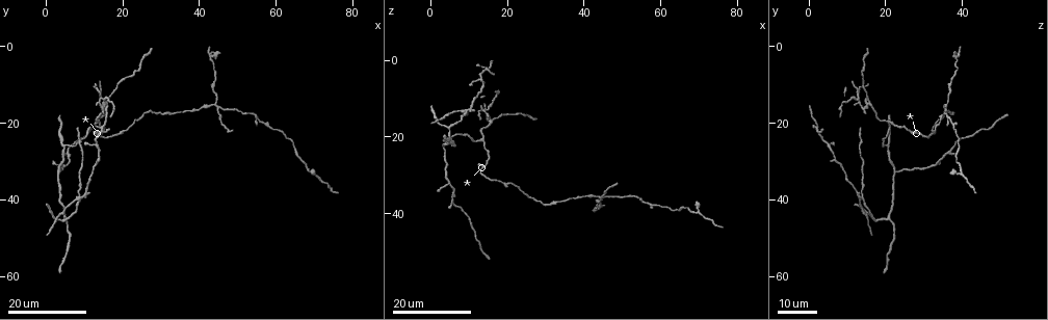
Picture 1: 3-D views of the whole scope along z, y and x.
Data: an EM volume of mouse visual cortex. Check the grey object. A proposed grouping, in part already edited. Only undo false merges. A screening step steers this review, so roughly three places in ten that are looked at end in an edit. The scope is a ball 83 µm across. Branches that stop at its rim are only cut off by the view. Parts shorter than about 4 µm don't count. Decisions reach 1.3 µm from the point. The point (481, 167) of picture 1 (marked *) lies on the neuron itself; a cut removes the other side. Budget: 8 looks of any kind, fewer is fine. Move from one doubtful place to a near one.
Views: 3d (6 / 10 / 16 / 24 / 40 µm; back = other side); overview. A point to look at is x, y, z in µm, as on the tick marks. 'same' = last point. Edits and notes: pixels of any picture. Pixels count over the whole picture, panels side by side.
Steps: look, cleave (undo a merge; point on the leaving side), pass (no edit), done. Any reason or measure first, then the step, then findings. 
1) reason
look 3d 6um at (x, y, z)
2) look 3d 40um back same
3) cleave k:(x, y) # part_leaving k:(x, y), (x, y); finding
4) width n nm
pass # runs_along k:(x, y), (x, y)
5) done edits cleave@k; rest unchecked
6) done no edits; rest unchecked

three-way junction
look 3d 16um at (3.0, 32.5, 22.5)

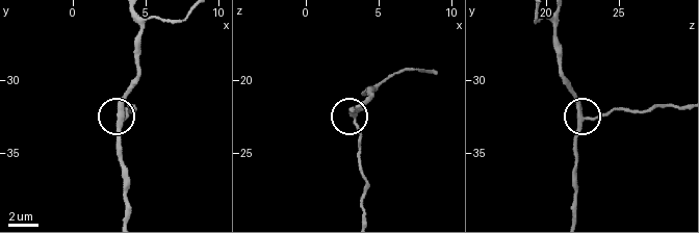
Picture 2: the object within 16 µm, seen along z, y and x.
look 3d 6um at (3.4, 32.8, 22.4)

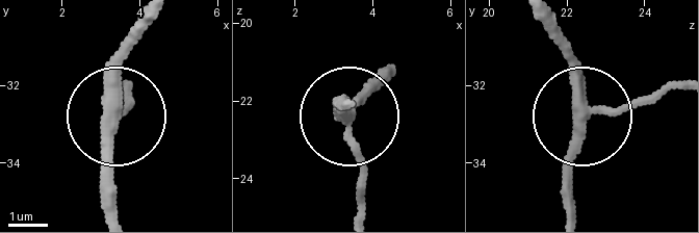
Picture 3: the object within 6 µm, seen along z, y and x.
width 290 nm
pass # runs_along 3:(148, 25), (119, 75), (119, 114), (128, 85); all the same neuron

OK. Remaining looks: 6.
four-way junction
look 3d 24um at (15.5, 15.0, 15.5)

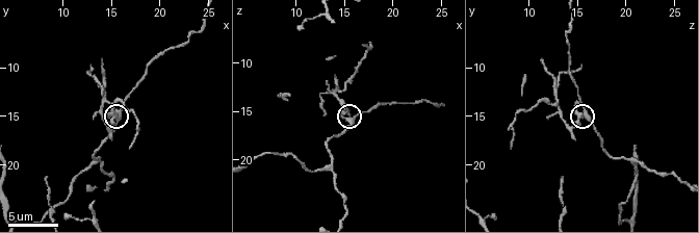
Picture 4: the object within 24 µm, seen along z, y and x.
closer look
look 3d 6um at (15.4, 14.6, 15.6)

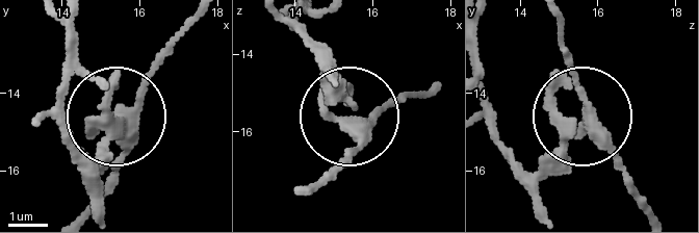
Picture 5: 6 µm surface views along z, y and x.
cleave 5:(325, 84) # two neurons meet here

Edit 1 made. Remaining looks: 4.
look overview

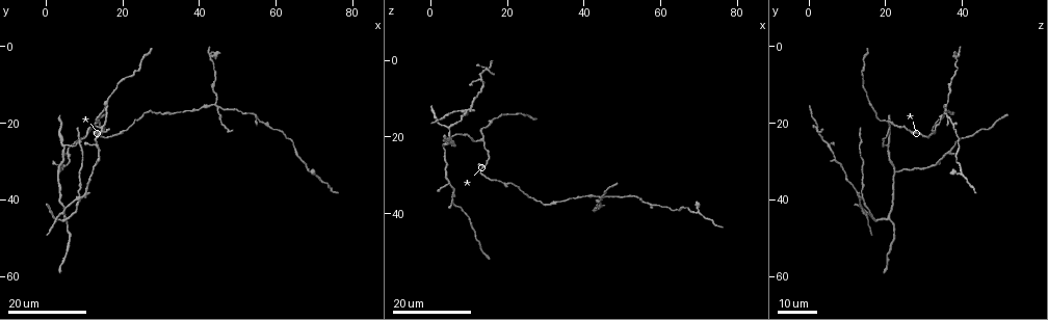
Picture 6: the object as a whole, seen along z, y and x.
three-way junction
look 3d 24um at (13.5, 25.5, 4.5)

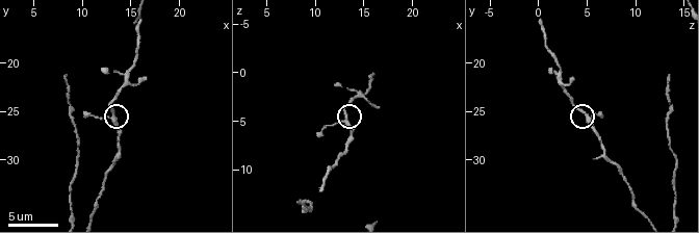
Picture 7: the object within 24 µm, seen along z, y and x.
zoom in
look 3d 6um at (13.0, 25.6, 5.0)

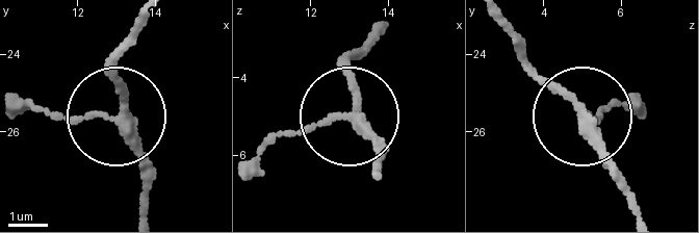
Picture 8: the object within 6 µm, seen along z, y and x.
arms 3
pass # runs_along 8:(143, 215), (143, 165), (120, 115), (120, 50); one neuron here

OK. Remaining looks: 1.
done edits cleave@5; rest unchecked

